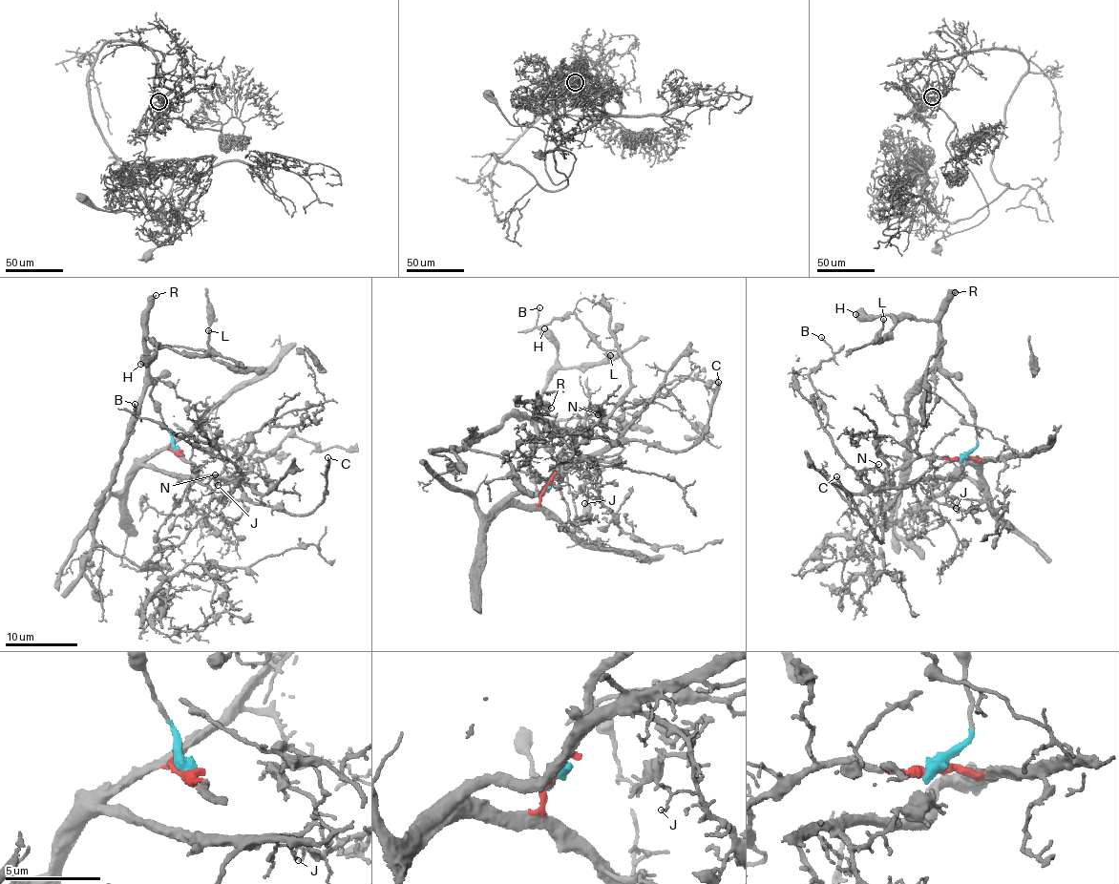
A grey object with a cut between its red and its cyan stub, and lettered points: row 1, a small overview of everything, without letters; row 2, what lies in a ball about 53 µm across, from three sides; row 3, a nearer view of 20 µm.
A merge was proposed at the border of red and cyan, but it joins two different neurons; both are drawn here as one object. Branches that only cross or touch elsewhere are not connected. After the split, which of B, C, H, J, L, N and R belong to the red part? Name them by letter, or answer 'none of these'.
B, C, J, N

